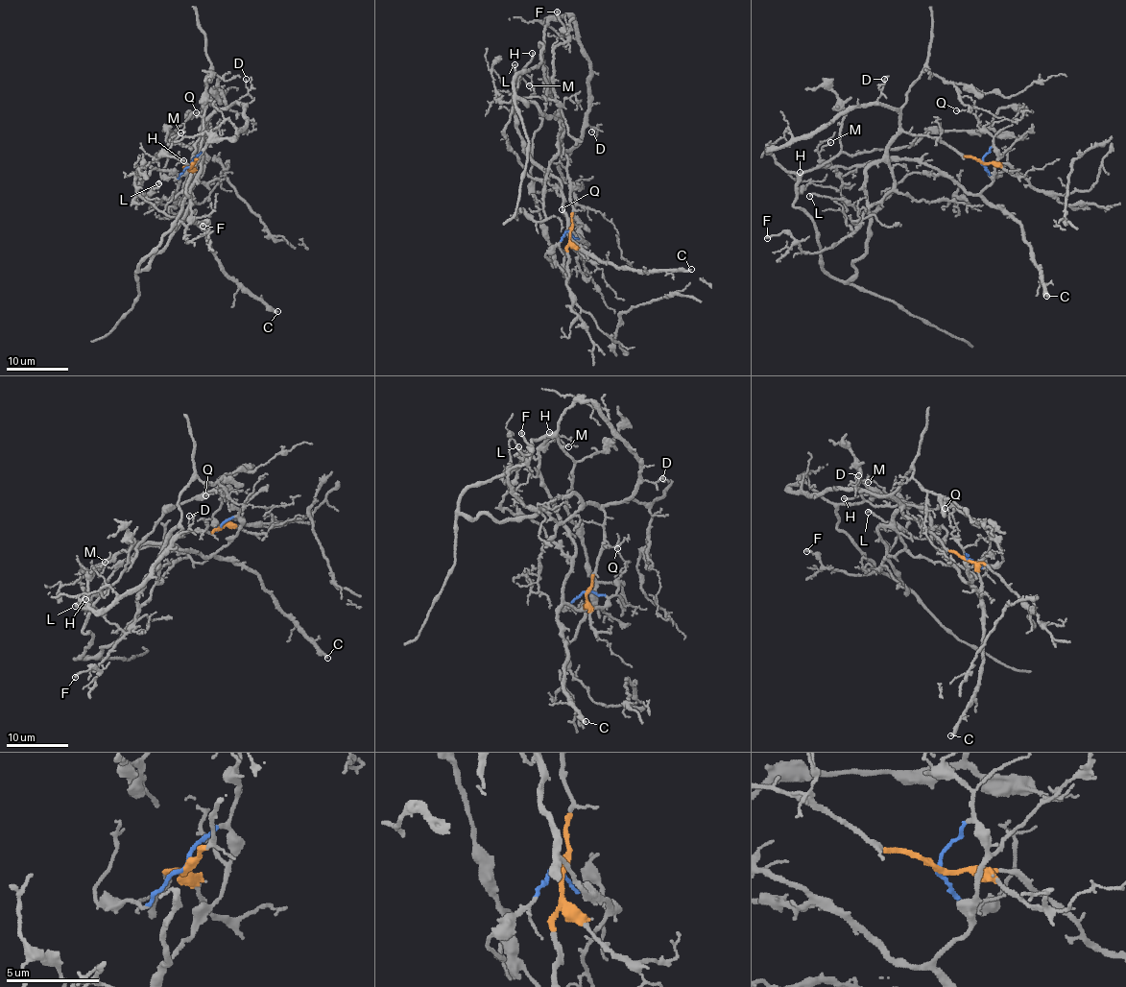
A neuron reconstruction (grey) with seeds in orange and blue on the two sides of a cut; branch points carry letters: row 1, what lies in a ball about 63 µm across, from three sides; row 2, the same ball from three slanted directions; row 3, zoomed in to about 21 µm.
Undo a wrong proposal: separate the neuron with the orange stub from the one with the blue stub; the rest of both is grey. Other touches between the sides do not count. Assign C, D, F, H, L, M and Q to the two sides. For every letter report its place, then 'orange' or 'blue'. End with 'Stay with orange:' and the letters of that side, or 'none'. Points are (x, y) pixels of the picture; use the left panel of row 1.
C: (277, 311) | blue
D: (246, 79) | orange
F: (203, 226) | orange
H: (183, 160) | blue
L: (158, 183) | blue
M: (180, 132) | blue
Q: (196, 112) | blue
Stay with orange: D, F

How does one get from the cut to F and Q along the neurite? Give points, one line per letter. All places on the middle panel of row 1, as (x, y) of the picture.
F: (570, 230), (553, 58), (567, 34), (557, 11)
Q: (570, 230), (583, 240), (579, 228), (570, 223), (561, 208)

